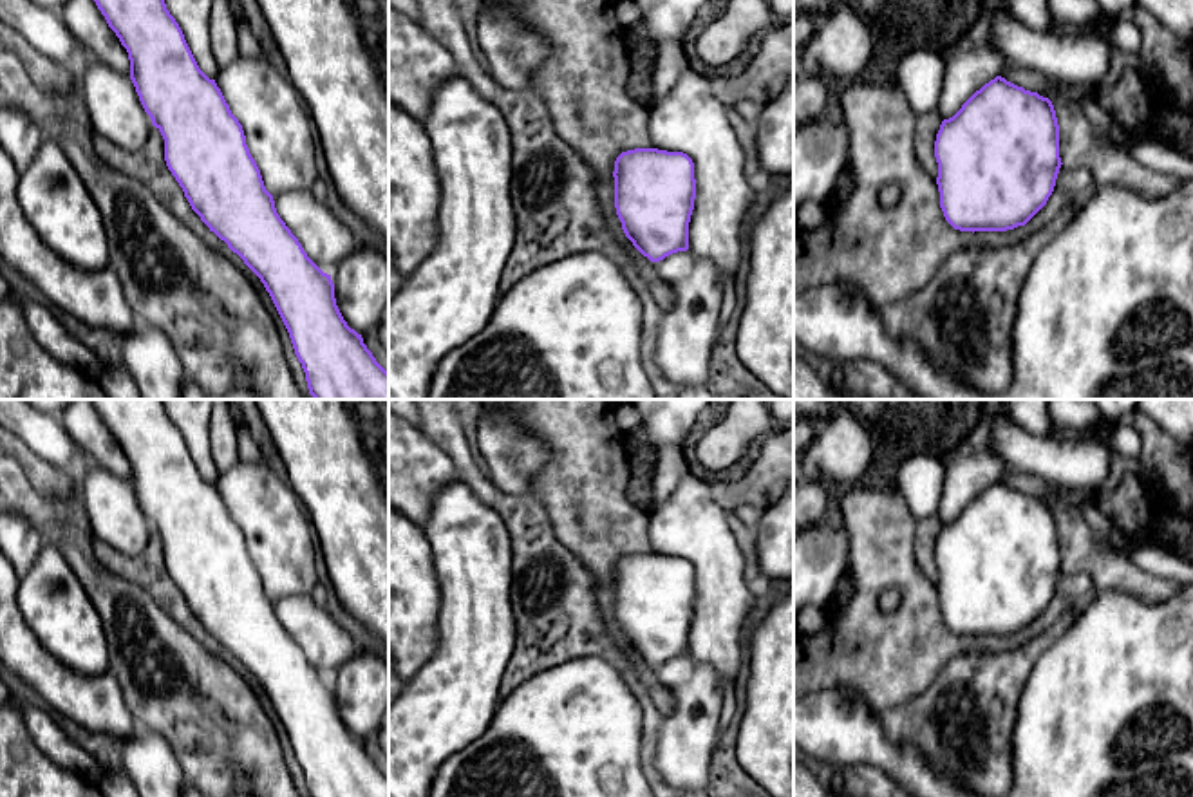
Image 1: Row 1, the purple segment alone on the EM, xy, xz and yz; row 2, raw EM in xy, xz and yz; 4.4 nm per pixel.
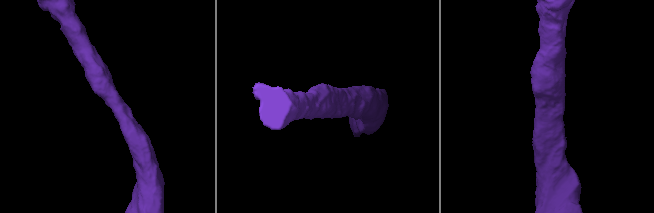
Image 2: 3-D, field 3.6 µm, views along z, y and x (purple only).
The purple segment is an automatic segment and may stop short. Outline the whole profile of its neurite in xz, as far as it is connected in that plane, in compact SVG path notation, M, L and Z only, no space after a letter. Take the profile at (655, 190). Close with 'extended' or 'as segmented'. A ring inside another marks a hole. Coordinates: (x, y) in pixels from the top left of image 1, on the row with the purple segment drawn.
M634 148L615 161L615 208L625 237L651 262L689 249L694 163L683 152Z; as segmented

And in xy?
M94 0L128 52L130 80L145 112L164 139L164 161L192 210L269 293L305 372L315 399L389 399L389 372L376 361L362 334L347 325L331 275L304 251L275 208L249 154L239 119L215 80L197 65L164 0Z; as segmented

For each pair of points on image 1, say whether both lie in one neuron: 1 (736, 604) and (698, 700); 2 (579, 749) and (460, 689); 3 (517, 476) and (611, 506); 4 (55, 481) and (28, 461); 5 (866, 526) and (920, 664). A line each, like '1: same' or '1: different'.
1: different
2: different
3: different
4: same
5: same

